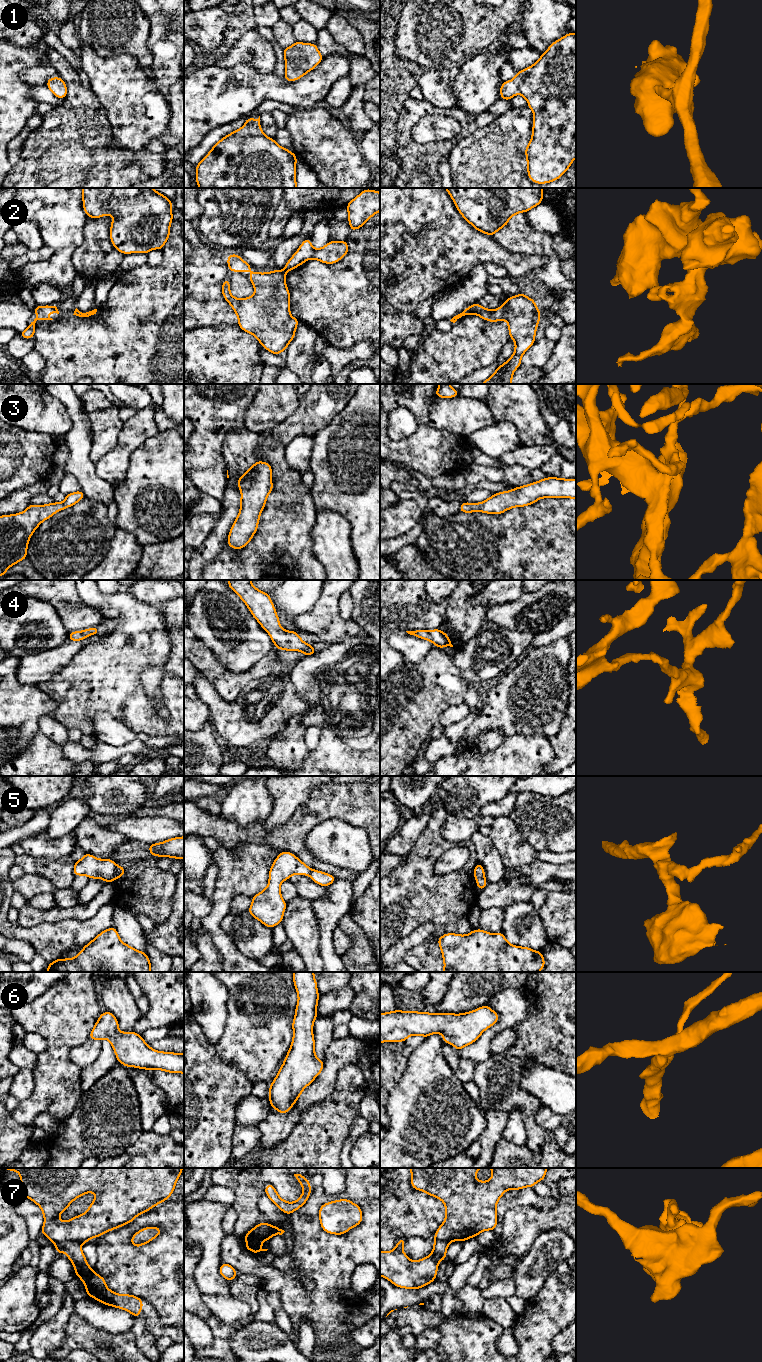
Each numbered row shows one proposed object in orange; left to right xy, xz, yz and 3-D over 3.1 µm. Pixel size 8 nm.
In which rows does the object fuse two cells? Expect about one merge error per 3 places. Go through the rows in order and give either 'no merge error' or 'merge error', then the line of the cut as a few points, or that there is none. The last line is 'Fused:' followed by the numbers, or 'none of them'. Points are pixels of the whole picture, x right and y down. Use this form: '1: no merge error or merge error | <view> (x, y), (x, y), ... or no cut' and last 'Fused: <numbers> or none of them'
1: no merge error | no cut
2: merge error | yz (462, 313), (463, 315)
3: no merge error | no cut
4: no merge error | no cut
5: merge error | xy (116, 865), (114, 877), (111, 880)
6: no merge error | no cut
7: merge error | xy (80, 1243), (62, 1241), (56, 1244)
Fused: 2, 5, 7

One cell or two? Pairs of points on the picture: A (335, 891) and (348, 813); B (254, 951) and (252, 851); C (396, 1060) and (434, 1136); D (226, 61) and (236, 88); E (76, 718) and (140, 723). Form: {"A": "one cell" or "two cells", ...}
{"A": "two cells", "B": "two cells", "C": "two cells", "D": "two cells", "E": "one cell"}

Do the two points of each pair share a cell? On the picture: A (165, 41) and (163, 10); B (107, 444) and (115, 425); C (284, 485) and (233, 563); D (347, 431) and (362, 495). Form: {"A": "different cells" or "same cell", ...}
{"A": "same cell", "B": "same cell", "C": "same cell", "D": "same cell"}

